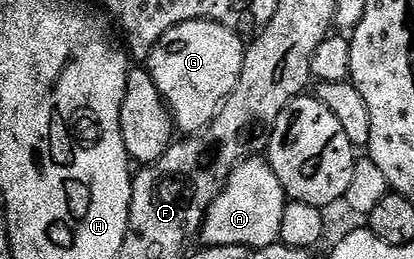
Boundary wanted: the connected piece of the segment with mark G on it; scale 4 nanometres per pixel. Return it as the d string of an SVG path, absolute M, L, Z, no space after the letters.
M205 18L179 24L157 41L148 56L147 69L169 107L174 127L182 135L196 136L213 123L226 96L239 80L245 47L242 35Z

